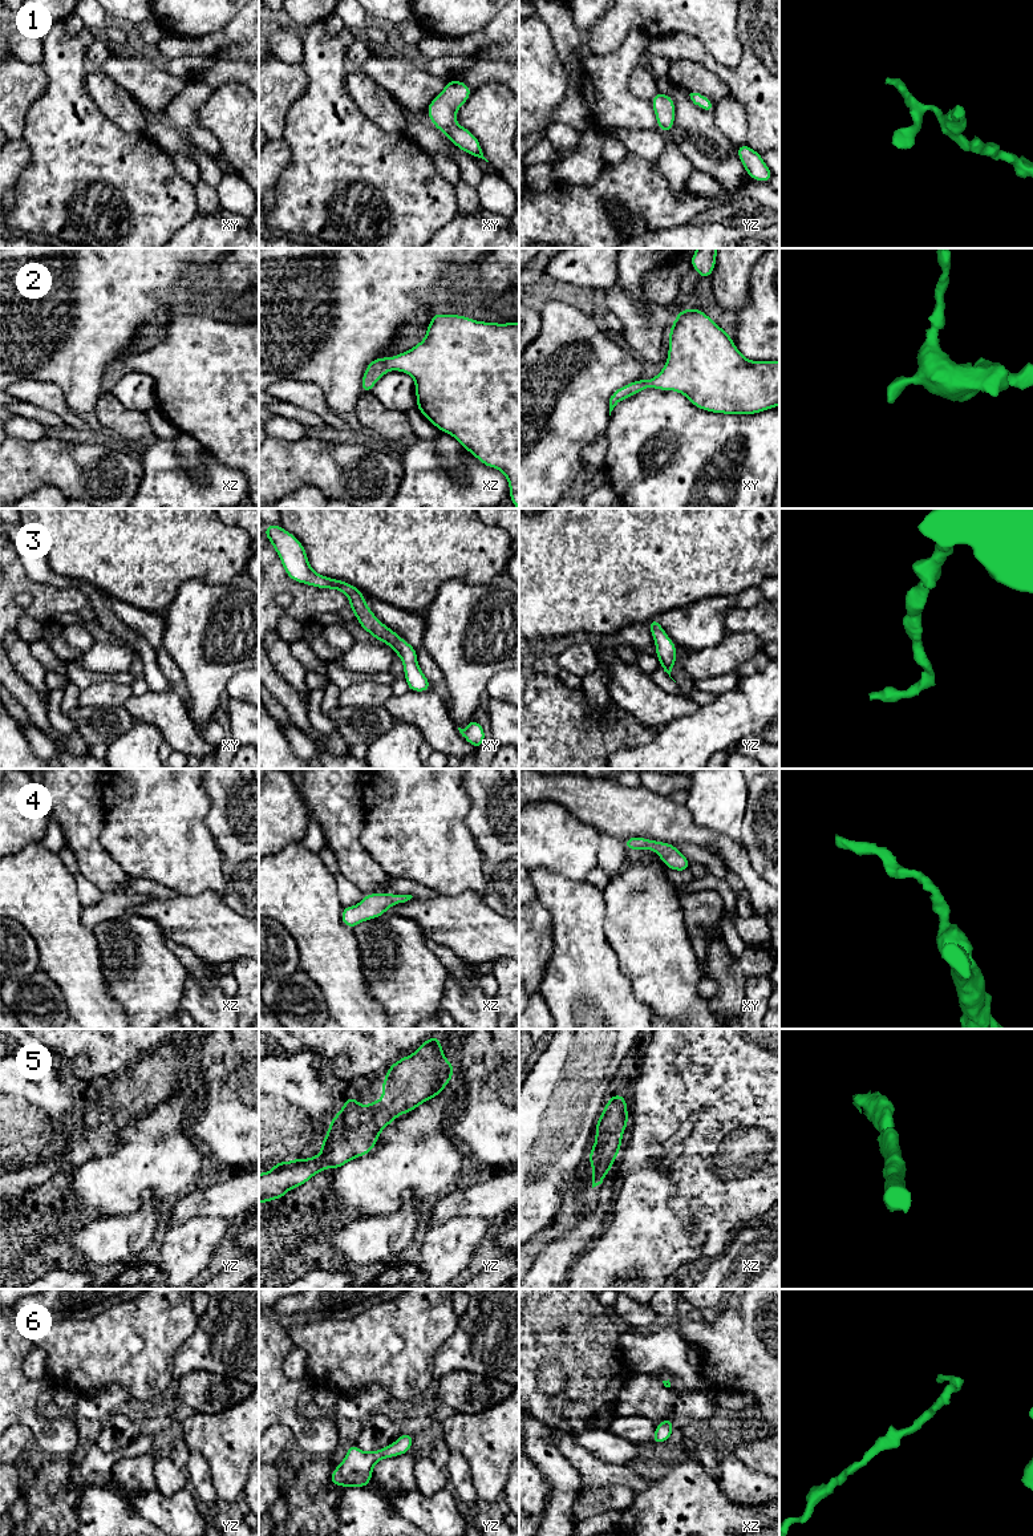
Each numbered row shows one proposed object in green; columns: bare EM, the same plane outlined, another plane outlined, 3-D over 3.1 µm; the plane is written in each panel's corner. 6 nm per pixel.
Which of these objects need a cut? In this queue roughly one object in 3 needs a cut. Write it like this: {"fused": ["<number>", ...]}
{"fused": []}

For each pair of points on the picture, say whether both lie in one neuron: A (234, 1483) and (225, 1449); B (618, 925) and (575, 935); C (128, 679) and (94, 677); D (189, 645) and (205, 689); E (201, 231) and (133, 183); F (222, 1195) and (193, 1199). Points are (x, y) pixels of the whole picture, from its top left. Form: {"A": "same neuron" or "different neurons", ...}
{"A": "same neuron", "B": "different neurons", "C": "same neuron", "D": "same neuron", "E": "different neurons", "F": "same neuron"}

